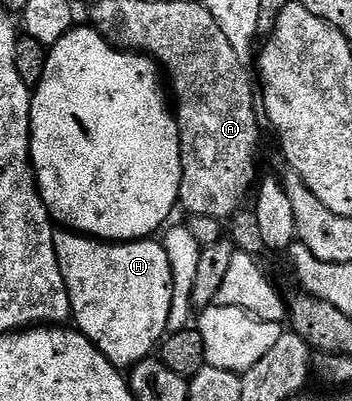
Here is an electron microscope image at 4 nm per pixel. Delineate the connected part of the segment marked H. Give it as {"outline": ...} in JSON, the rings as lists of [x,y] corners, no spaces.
{"outline":[[[58,231],[54,234],[54,246],[56,247],[56,259],[60,263],[60,275],[64,275],[64,287],[68,287],[72,321],[78,332],[85,335],[113,365],[119,367],[133,367],[136,362],[143,361],[146,357],[151,356],[159,348],[163,338],[167,336],[168,328],[166,329],[166,324],[172,321],[172,314],[176,304],[174,299],[174,284],[172,283],[172,263],[168,263],[168,251],[165,244],[158,239],[111,243],[108,241],[99,241],[93,237],[73,231]]]}

